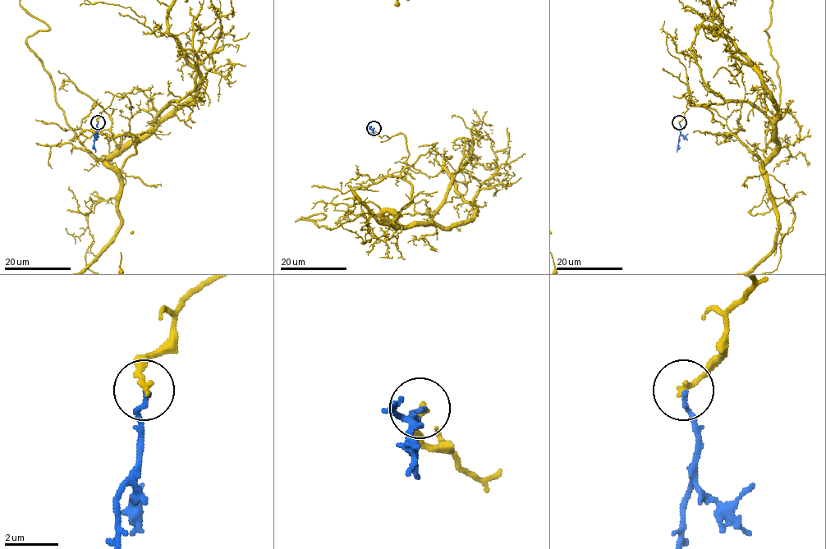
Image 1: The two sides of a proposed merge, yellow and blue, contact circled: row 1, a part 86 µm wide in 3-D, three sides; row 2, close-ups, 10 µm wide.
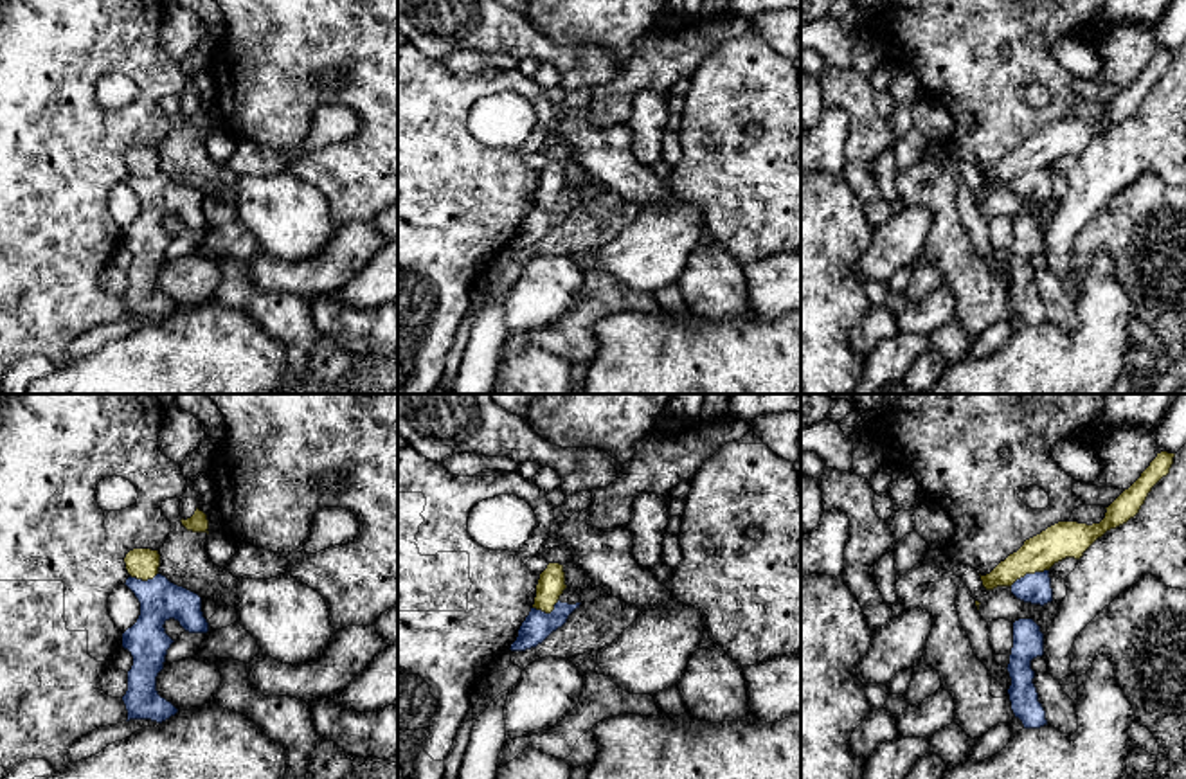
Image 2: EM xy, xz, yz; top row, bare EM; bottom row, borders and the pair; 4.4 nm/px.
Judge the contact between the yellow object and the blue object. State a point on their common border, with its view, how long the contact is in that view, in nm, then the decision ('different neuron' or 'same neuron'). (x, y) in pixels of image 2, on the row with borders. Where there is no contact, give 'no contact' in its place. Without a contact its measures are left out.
meets yellow in yz at (1028, 573); contact 190 nm long; different neuron

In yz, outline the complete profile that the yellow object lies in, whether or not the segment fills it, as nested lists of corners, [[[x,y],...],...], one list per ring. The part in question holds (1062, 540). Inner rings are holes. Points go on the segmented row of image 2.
[[[1161,452],[1141,473],[1141,477],[1125,489],[1107,509],[1100,524],[1058,522],[1040,534],[1024,542],[1024,545],[1001,561],[990,574],[981,576],[983,586],[1011,586],[1026,574],[1049,570],[1055,563],[1074,558],[1083,552],[1107,531],[1116,529],[1134,518],[1145,504],[1152,488],[1170,473],[1175,453]]]

